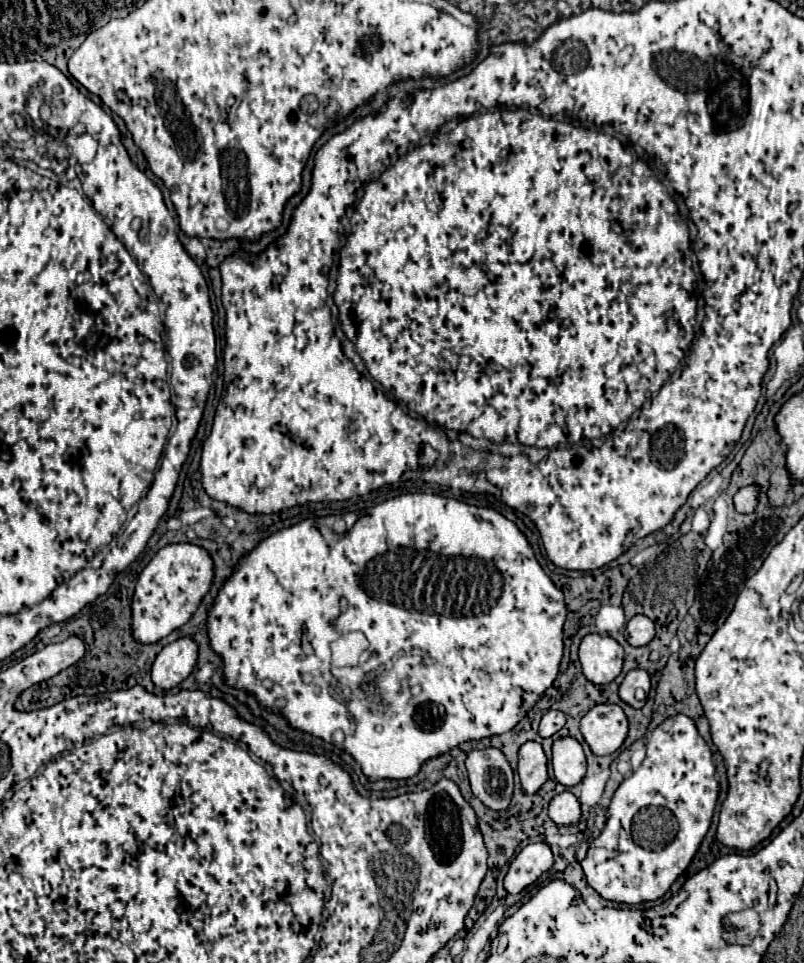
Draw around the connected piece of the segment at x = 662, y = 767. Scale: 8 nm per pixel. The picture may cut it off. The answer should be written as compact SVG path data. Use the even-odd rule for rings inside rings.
M677 714L677 716L673 718L673 726L671 726L671 730L669 730L669 732L667 732L663 726L655 728L655 730L653 730L653 734L651 734L651 738L649 738L649 744L647 744L647 758L645 758L645 760L643 760L643 764L641 764L641 766L639 766L639 768L637 768L637 770L635 770L635 772L633 772L633 774L631 774L627 780L623 780L623 782L621 782L621 786L617 788L617 792L615 792L615 796L613 796L613 800L611 800L611 806L609 806L609 820L607 820L607 824L605 824L605 828L603 828L601 836L599 836L595 842L593 842L593 846L590 846L587 852L587 858L581 862L581 866L583 866L583 870L585 870L585 876L587 876L587 882L589 882L589 886L591 886L591 888L595 888L595 890L597 890L597 892L599 892L599 894L605 898L605 900L613 900L613 902L625 902L625 904L641 904L641 902L655 902L655 900L659 900L659 898L661 898L661 896L663 896L663 894L665 894L665 892L671 888L671 884L673 884L673 882L675 882L675 880L677 880L677 878L679 878L679 876L681 876L681 874L687 870L687 866L691 864L693 856L697 854L697 850L699 850L699 846L701 846L701 842L703 842L703 838L705 838L705 834L707 834L711 826L711 818L713 818L713 812L715 812L715 804L717 804L717 796L719 796L719 782L717 782L715 774L717 774L717 766L715 766L715 762L713 762L713 754L711 754L711 748L707 746L707 742L705 742L705 740L703 740L703 736L699 734L699 730L697 730L697 726L695 726L695 720L693 720L693 718L689 718L689 716L685 716L685 714ZM671 816L673 816L673 818L677 818L677 822L679 822L679 830L677 830L677 834L675 834L675 824L671 822ZM595 846L603 846L603 848L607 848L607 850L609 850L609 858L607 858L607 862L600 864L594 860L593 854Z

